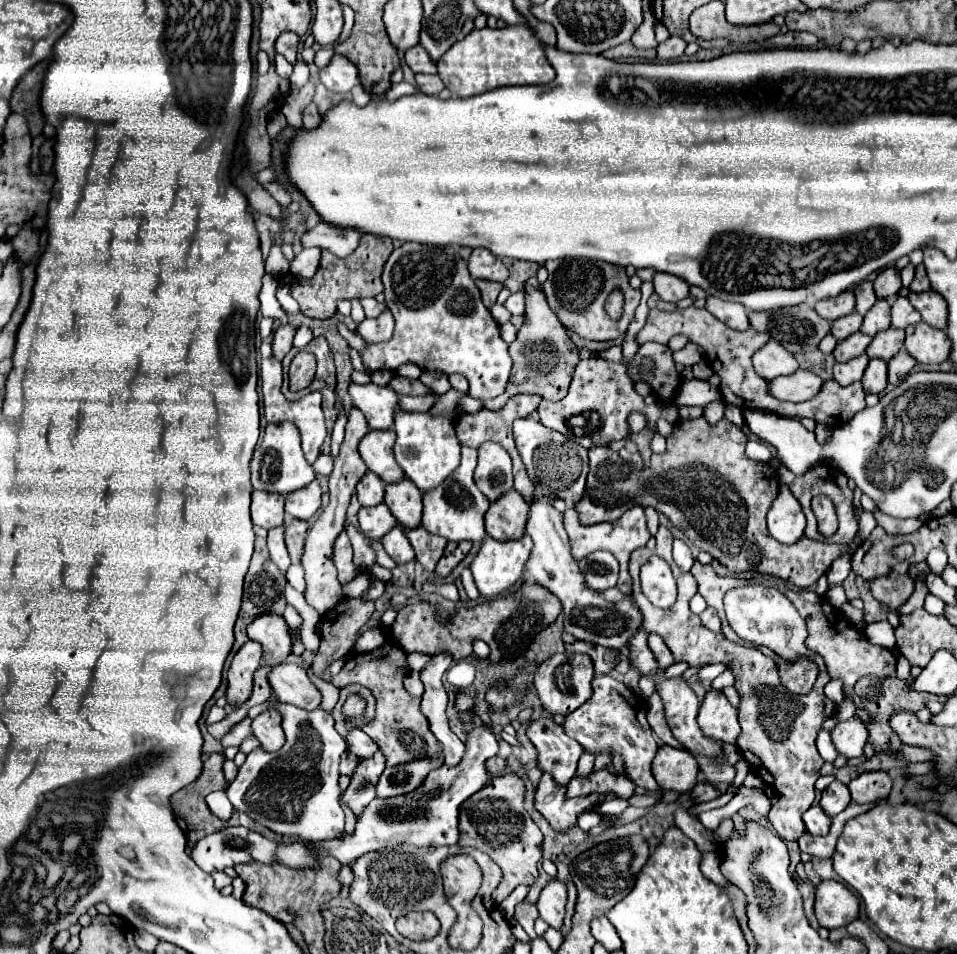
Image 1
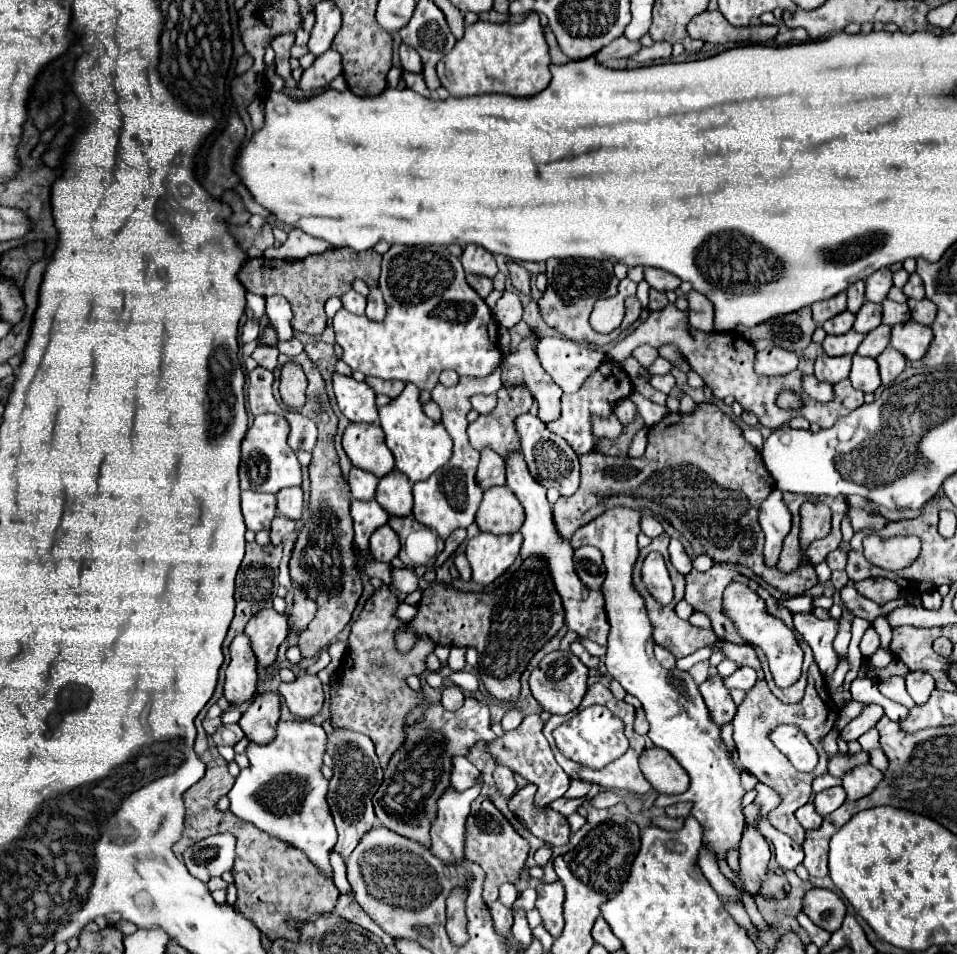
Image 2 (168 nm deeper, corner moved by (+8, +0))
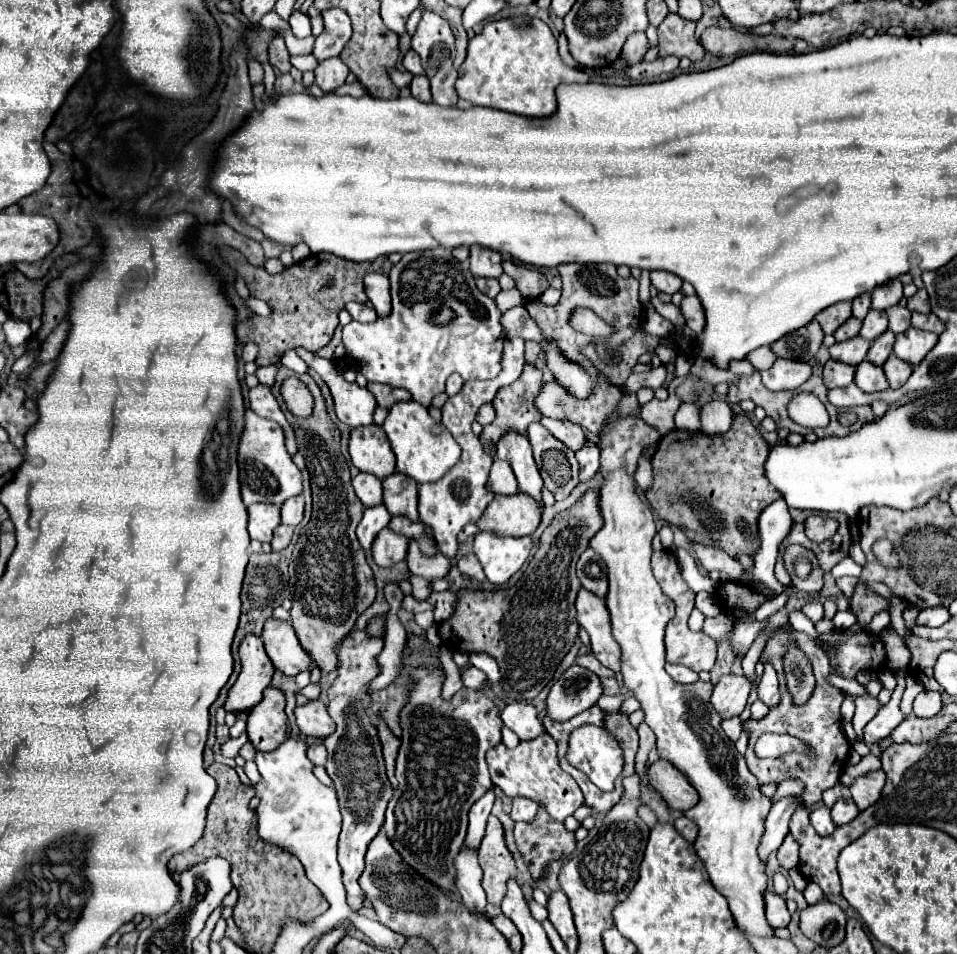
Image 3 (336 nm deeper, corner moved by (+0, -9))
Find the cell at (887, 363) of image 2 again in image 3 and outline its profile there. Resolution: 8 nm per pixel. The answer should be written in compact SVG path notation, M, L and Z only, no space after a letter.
M890 355L890 359L886 359L886 363L882 365L882 369L884 369L886 379L890 383L890 389L900 389L908 381L908 377L912 373L912 365L904 363L896 355Z

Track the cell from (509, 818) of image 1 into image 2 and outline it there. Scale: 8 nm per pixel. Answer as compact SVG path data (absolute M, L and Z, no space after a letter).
M478 796L474 802L472 802L472 810L470 810L470 816L466 818L466 834L464 834L464 854L478 862L484 872L486 872L486 882L484 882L484 902L486 904L492 904L498 900L498 888L504 884L504 882L512 882L516 884L524 866L526 866L526 860L528 860L528 854L530 854L530 844L526 838L522 838L514 828L512 824L504 818L504 814L492 804L490 796Z

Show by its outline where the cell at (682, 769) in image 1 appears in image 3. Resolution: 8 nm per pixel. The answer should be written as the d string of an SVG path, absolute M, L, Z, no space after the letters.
M658 759L654 765L648 767L648 779L670 809L688 811L696 805L696 789L672 763Z

